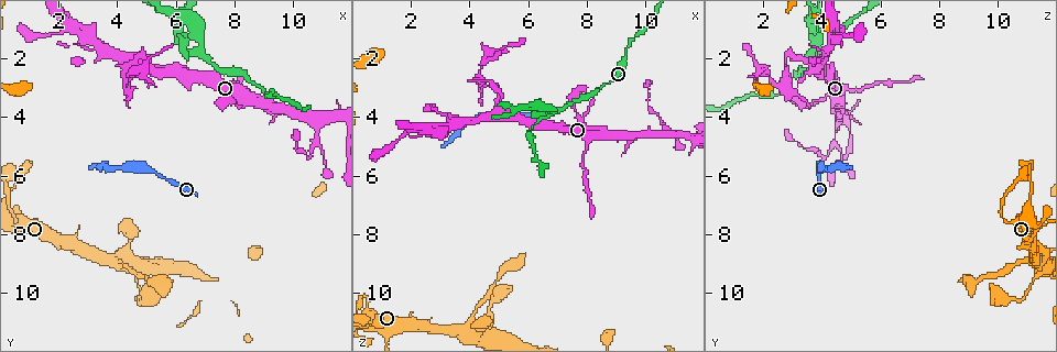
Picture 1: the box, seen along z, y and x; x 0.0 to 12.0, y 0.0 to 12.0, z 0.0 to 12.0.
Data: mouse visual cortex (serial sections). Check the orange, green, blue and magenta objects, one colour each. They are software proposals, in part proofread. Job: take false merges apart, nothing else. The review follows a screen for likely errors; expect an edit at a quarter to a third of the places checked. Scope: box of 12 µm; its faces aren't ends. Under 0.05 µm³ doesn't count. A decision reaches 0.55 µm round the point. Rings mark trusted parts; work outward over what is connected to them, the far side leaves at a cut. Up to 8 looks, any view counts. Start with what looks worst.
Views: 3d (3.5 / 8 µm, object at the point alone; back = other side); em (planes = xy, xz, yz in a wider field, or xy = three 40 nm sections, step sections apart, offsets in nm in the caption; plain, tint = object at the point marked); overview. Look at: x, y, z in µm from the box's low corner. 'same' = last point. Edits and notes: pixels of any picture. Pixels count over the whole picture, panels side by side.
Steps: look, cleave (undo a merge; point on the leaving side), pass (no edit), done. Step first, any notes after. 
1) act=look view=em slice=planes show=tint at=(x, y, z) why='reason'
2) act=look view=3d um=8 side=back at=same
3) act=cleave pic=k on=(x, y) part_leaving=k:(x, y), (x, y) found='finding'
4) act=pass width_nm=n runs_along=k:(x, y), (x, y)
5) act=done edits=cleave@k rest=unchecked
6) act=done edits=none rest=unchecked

act=look view=3d um=3.5 at=(6.8, 1.9, 3.8) why='sharp bend'

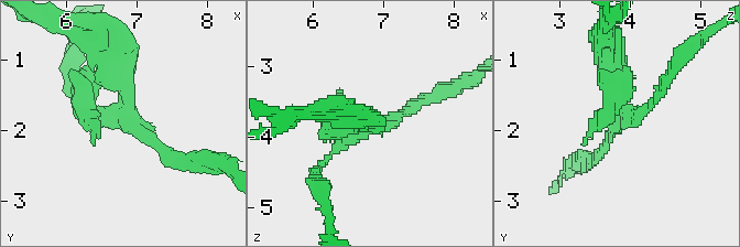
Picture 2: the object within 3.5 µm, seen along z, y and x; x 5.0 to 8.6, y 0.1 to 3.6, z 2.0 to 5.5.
act=cleave pic=2 on=(612, 71) arm_widths_nm=150,150,250 found='a second cell is stuck on'

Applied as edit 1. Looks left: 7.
act=look view=3d um=8 side=back at=(10.6, 3.9, 4.5) why='branch point'

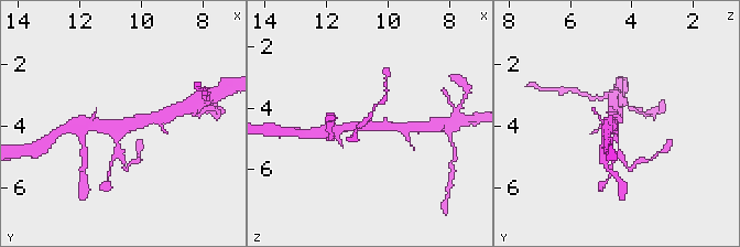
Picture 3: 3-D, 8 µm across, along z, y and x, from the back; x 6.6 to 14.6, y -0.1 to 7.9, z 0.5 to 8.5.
act=look view=em slice=planes show=tint at=(10.7, 4.1, 4.6) arms=3 arm_widths_nm=100,250,300 why='now the EM'

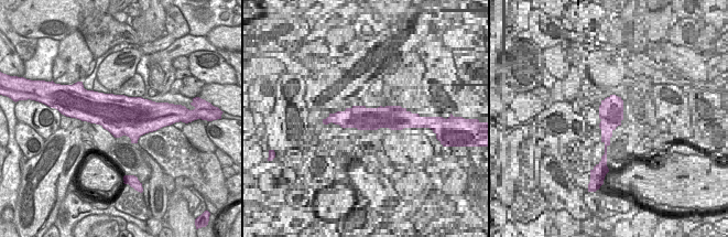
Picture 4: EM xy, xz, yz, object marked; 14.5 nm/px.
act=pass width_nm=600 runs_along=3:(154, 117), (123, 127), (90, 124) found='all the same cell'

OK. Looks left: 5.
act=look view=3d um=8 at=(7.4, 3.6, 3.3) why='sharp bend'

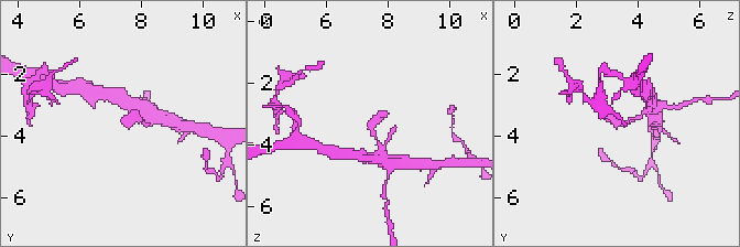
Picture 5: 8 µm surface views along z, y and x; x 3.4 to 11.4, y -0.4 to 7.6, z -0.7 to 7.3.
act=look view=em slice=xy step=1 show=tint at=(7.5, 3.5, 3.4) why='shape alone is not enough'

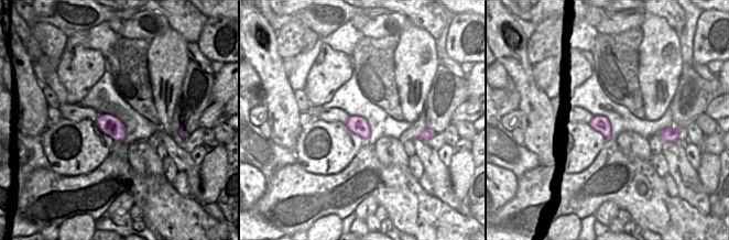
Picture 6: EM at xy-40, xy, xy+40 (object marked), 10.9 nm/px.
act=pass runs_along=5:(380, 151), (371, 125), (389, 114) found='continuous, no second cell'

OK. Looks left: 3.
act=done edits=cleave@2 rest=unchecked

